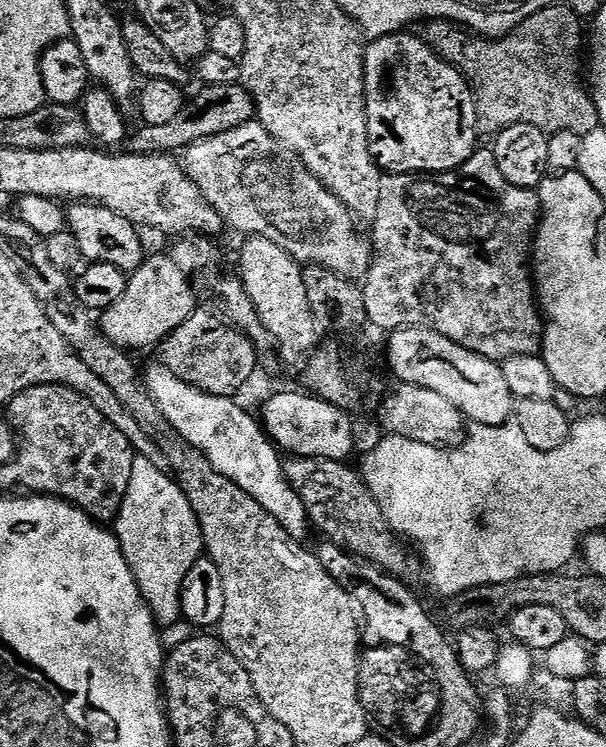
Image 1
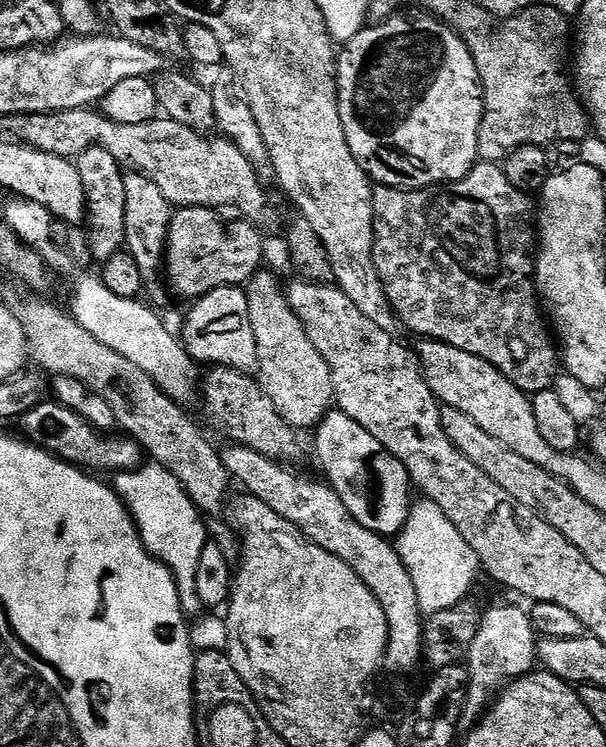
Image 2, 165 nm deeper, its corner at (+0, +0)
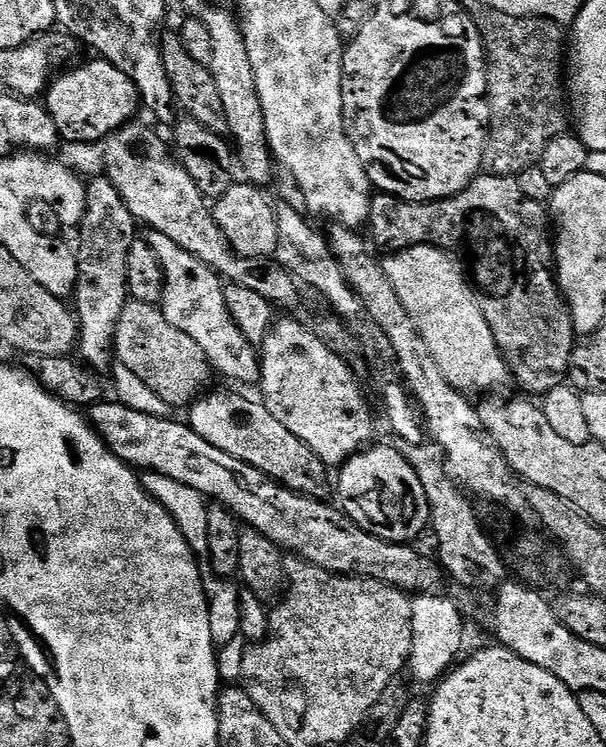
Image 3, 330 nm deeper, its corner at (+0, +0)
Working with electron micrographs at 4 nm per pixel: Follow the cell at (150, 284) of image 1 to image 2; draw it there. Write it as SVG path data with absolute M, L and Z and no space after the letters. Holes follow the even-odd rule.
M182 208L172 217L168 231L166 276L188 299L195 302L210 294L210 290L247 285L261 271L264 260L264 240L255 223L247 218L227 220L215 208Z

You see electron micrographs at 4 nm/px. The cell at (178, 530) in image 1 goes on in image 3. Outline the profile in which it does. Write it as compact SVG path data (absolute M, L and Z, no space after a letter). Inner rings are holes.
M141 471L139 478L140 485L167 510L170 518L174 518L178 530L182 530L190 550L195 554L196 561L201 564L200 577L202 578L204 593L208 599L212 640L217 646L226 642L234 642L234 638L240 635L240 615L238 614L240 588L237 585L232 585L231 579L214 574L214 566L207 563L210 558L208 524L206 523L206 514L210 507L209 501L202 494L198 494L198 490L190 490L190 486L182 486L182 482L174 482L174 478L166 478L166 474Z

